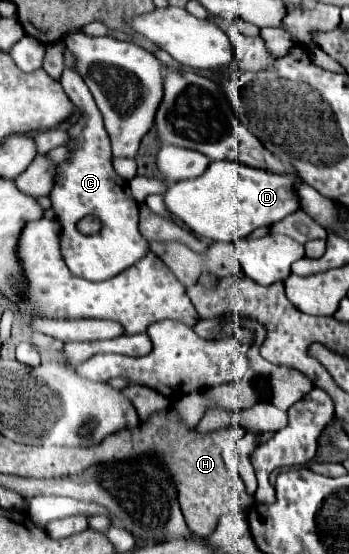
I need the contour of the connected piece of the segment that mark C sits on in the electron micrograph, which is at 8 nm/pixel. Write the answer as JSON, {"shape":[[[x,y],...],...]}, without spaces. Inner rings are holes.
{"shape":[[[65,68],[59,78],[65,94],[79,106],[81,118],[79,122],[69,130],[73,142],[71,148],[71,160],[65,164],[59,164],[57,176],[55,176],[55,188],[51,190],[51,202],[53,210],[63,226],[61,232],[61,252],[69,266],[69,270],[75,276],[99,282],[111,276],[117,276],[137,260],[141,260],[149,244],[139,232],[139,204],[131,196],[129,182],[123,180],[111,166],[111,142],[107,136],[107,130],[103,126],[103,116],[83,82],[83,78],[73,70]],[[85,216],[97,216],[101,222],[101,230],[97,234],[81,234],[77,230],[77,222]]]}

